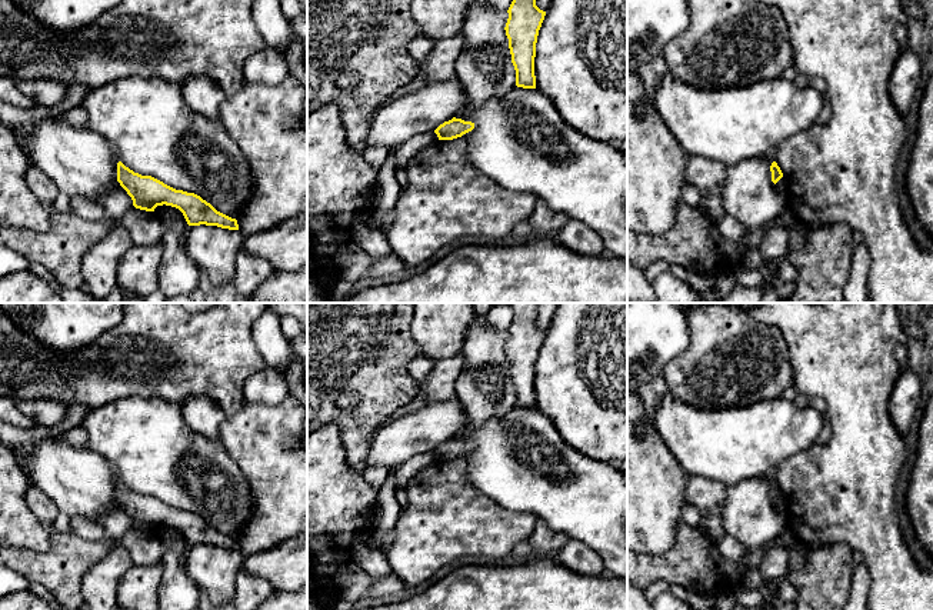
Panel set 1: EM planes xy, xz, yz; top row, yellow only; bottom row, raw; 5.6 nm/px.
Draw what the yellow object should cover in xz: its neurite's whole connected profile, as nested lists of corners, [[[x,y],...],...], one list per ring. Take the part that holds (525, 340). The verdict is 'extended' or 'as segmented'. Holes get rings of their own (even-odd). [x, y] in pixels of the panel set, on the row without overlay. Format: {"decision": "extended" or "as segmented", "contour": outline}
{"decision": "as segmented", "contour": [[[510,303],[510,306],[514,319],[507,330],[504,350],[516,390],[516,406],[536,409],[536,363],[546,331],[536,326],[537,303]]]}

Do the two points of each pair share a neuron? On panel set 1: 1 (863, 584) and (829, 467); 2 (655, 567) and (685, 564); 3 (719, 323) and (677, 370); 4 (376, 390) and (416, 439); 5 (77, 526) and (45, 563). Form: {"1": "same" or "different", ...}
{"1": "different", "2": "same", "3": "same", "4": "different", "5": "different"}

